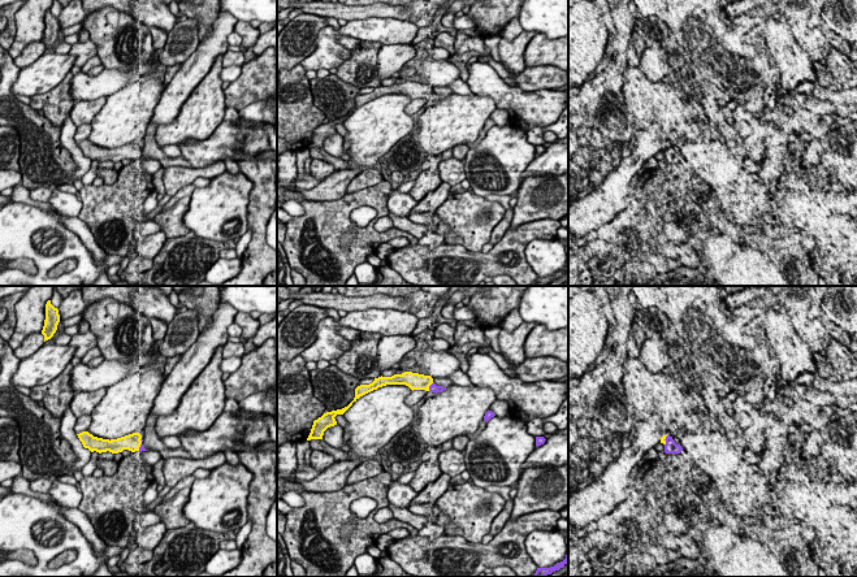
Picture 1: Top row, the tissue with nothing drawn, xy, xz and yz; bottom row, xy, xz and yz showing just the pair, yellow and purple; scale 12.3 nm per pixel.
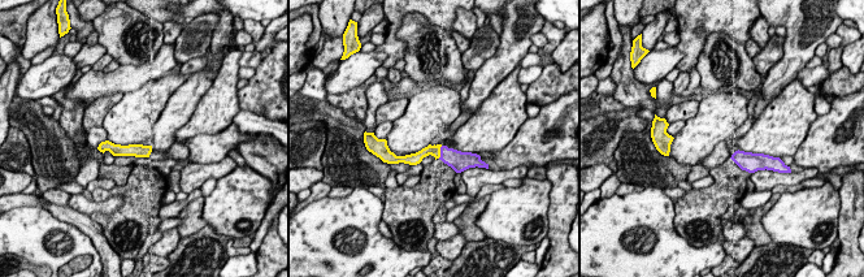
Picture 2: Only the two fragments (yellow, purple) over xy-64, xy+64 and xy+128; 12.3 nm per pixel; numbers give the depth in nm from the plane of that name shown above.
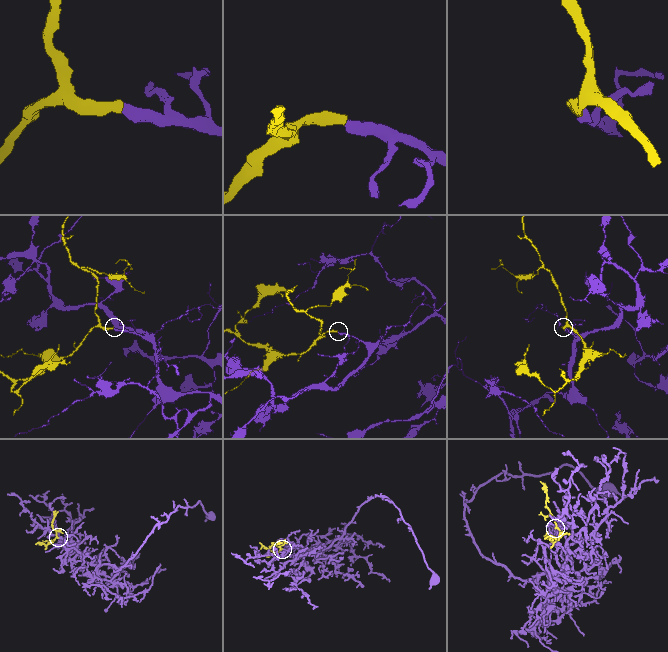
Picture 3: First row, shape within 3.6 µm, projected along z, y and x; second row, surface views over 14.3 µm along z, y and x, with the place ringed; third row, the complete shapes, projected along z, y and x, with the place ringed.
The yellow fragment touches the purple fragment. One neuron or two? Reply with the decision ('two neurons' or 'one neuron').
one neuron

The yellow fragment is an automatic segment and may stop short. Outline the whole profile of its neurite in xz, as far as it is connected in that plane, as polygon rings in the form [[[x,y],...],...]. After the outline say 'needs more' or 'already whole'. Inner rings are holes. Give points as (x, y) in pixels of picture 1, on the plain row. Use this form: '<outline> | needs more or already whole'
[[[404,81],[402,83],[394,83],[391,86],[378,86],[375,87],[375,90],[369,94],[360,94],[355,97],[355,107],[354,109],[345,117],[326,121],[321,126],[313,130],[311,142],[307,147],[307,149],[311,148],[323,148],[324,140],[330,136],[337,134],[336,125],[337,123],[343,123],[354,110],[356,110],[360,105],[377,99],[378,96],[386,95],[386,94],[406,94],[408,95],[412,100],[414,99],[425,99],[430,101],[442,101],[446,99],[446,96],[437,95],[433,91],[433,87],[430,84],[424,84],[419,82],[412,82],[412,81]]] | needs more

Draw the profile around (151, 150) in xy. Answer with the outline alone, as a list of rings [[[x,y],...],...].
[[[148,125],[146,134],[140,138],[142,148],[143,148],[142,153],[147,160],[152,160],[152,159],[159,160],[161,162],[163,169],[168,166],[192,168],[192,165],[187,160],[182,160],[178,157],[177,159],[166,157],[155,140],[155,131],[156,127],[153,125]]]

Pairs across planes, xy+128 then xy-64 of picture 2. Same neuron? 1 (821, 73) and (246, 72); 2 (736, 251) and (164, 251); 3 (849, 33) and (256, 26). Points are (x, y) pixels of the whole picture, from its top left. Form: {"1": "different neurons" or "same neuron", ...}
{"1": "same neuron", "2": "same neuron", "3": "same neuron"}

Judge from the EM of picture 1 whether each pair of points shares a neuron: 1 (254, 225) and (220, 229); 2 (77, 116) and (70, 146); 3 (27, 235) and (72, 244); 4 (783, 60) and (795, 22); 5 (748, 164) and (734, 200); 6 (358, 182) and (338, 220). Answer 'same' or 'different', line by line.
1: different
2: different
3: same
4: different
5: different
6: different

